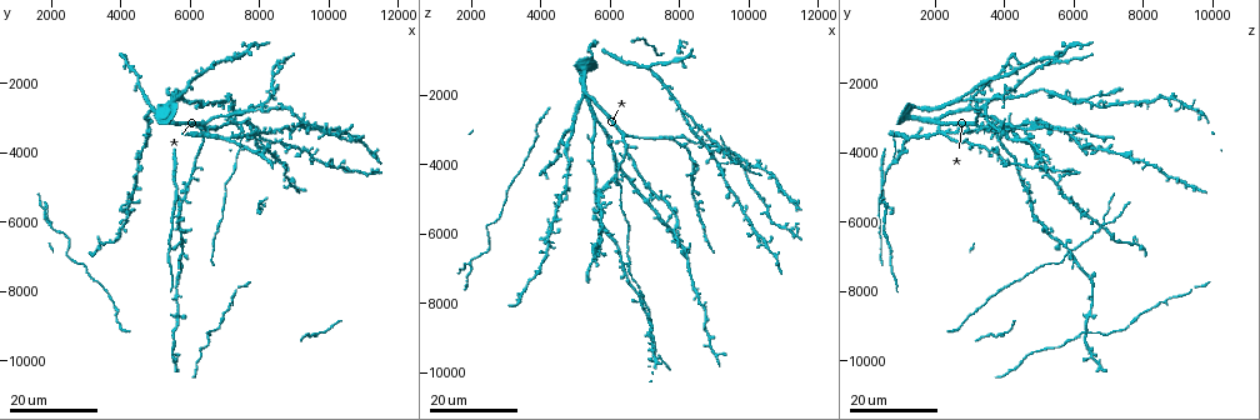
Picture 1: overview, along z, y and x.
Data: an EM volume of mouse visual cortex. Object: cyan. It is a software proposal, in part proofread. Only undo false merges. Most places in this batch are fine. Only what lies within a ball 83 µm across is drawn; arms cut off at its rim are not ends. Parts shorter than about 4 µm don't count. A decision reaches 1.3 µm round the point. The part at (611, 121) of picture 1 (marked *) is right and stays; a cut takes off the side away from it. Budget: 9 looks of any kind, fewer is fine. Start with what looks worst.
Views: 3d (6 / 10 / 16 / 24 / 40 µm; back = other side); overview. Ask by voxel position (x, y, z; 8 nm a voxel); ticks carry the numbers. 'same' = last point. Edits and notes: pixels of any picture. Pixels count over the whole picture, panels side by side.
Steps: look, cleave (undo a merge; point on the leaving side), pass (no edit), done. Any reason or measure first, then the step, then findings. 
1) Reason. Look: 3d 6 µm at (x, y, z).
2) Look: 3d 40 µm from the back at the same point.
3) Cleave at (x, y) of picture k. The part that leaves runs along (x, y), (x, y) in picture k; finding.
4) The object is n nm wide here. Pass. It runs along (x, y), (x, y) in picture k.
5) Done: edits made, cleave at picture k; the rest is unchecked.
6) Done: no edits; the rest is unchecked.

Four or more arms meet. Look: 3d 24 µm at (5700, 8700, 6500).

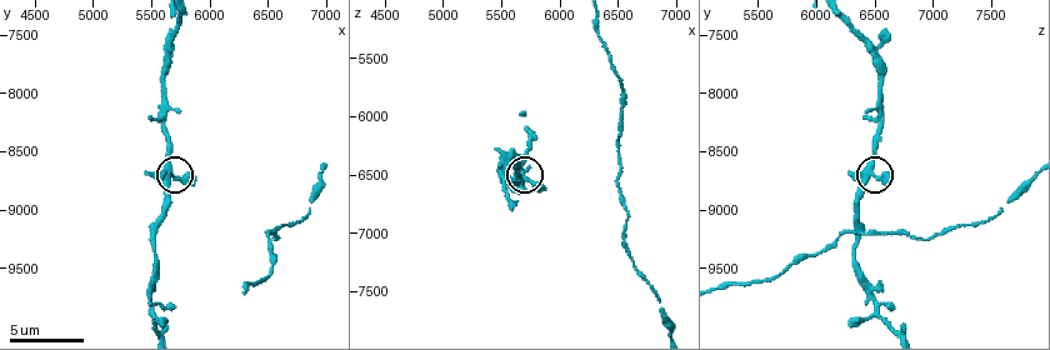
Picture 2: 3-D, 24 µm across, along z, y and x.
Look: 3d 10 µm at (5640, 8720, 6440).

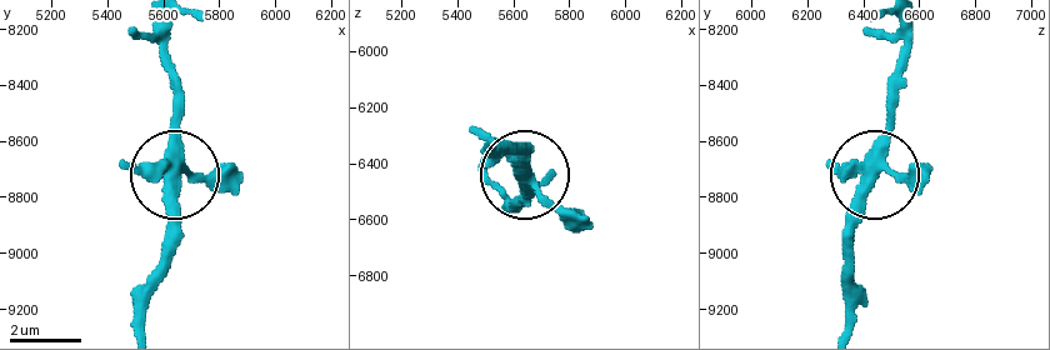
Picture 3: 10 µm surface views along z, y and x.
The side arm is 16 µm long. Pass. It runs along (164, 23), (173, 253) in picture 3; all the same neuron.

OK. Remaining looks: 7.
Three arms meet. Look: 3d 24 µm at (4400, 4900, 5500).

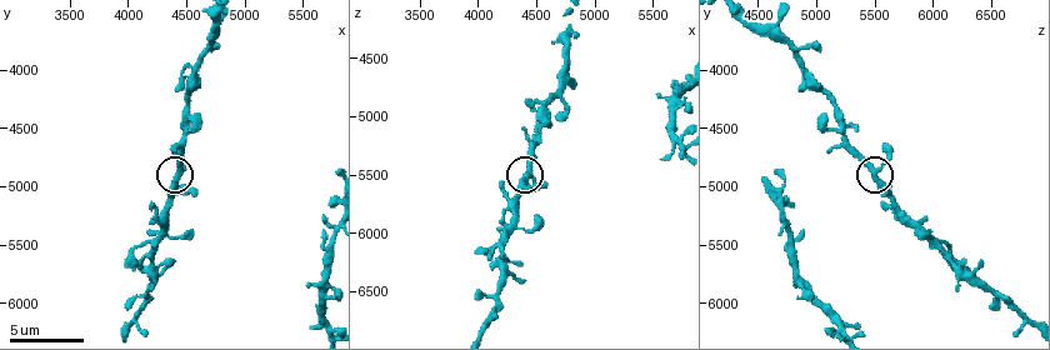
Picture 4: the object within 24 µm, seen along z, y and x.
Look: 3d 6 µm at (4440, 4900, 5500).

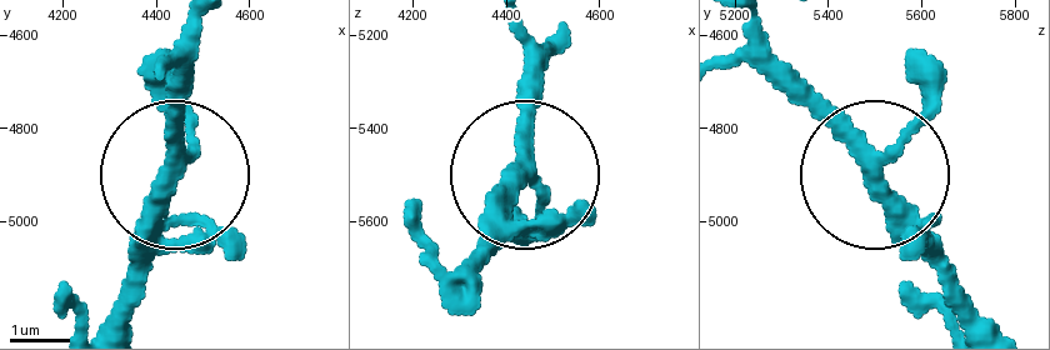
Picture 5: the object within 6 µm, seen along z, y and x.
3 arms meet here. Pass. It runs along (193, 31), (179, 180), (139, 280) in picture 5; one neuron here.

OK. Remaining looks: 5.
Four or more arms meet. Look: 3d 24 µm at (8900, 3400, 3700).

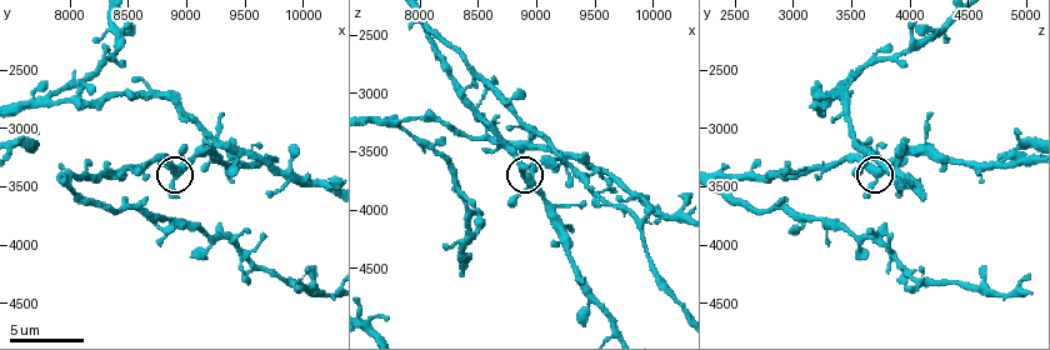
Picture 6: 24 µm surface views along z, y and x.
Closer look. Look: 3d 6 µm at (8960, 3340, 3800).

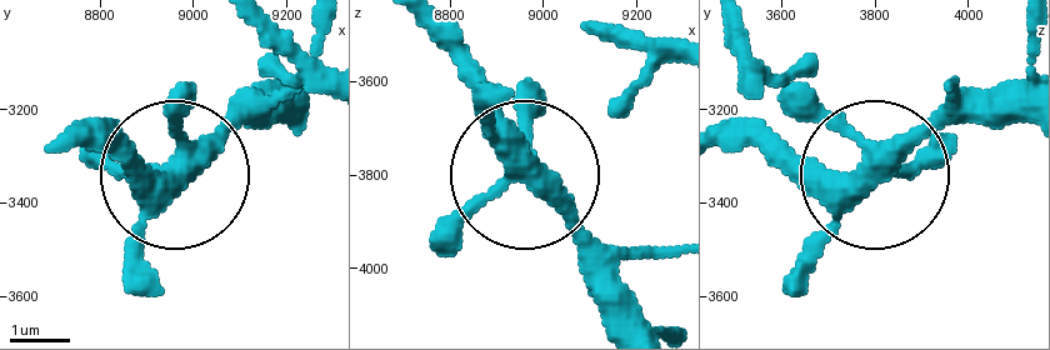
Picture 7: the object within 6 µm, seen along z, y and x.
5 arms meet here. Pass. It runs along (599, 28), (639, 73), (534, 118), (525, 168), (609, 261) in picture 7; all the same neuron.

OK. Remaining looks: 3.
Sudden change in width. Look: 3d 24 µm at (4000, 6200, 6800).

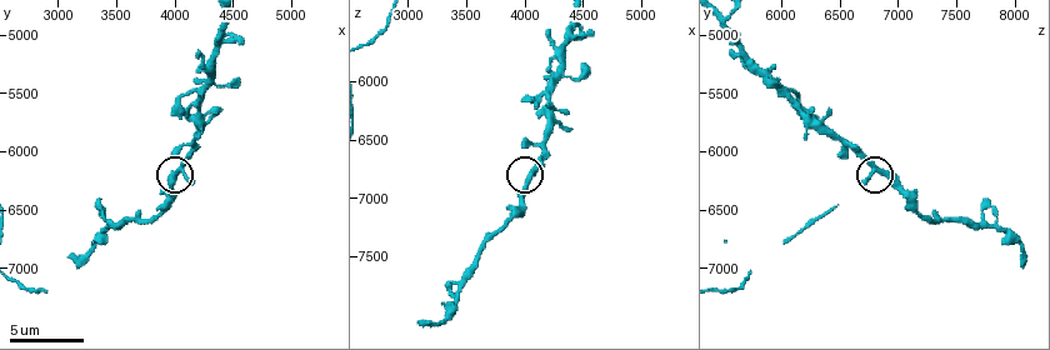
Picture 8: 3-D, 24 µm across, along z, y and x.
Look: 3d 6 µm at (4020, 6200, 6860).

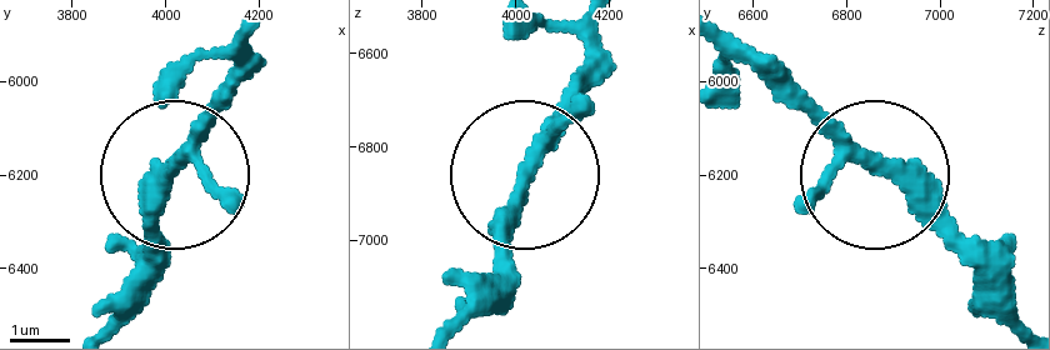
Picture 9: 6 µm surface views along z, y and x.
The object is 260 nm wide here. Pass. It runs along (605, 34), (600, 79), (525, 183), (515, 273), (490, 313) in picture 9; continuous, no second neuron.

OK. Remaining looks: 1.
Done: no edits; the rest is unchecked.

